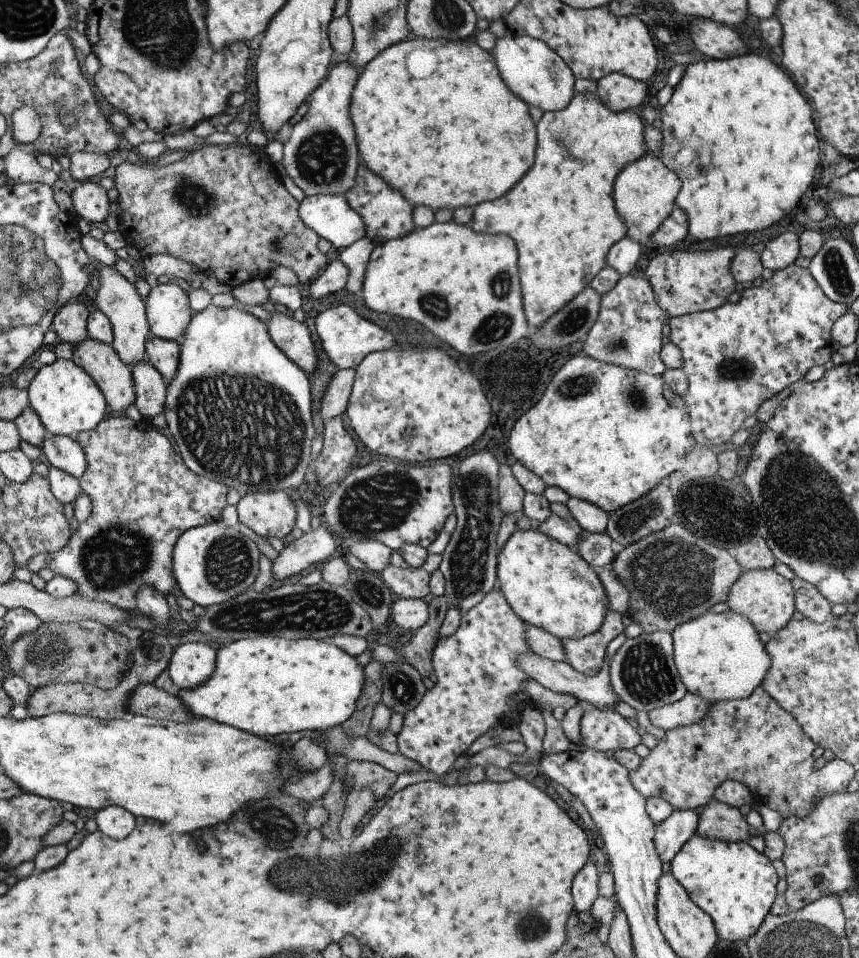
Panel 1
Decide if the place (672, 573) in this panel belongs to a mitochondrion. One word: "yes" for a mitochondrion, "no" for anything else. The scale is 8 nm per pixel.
yes

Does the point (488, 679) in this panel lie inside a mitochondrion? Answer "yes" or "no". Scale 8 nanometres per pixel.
yes

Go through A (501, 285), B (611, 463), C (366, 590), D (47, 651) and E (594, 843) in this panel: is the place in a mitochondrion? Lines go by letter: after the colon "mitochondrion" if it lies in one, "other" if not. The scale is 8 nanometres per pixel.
A: mitochondrion
B: other
C: mitochondrion
D: mitochondrion
E: other

